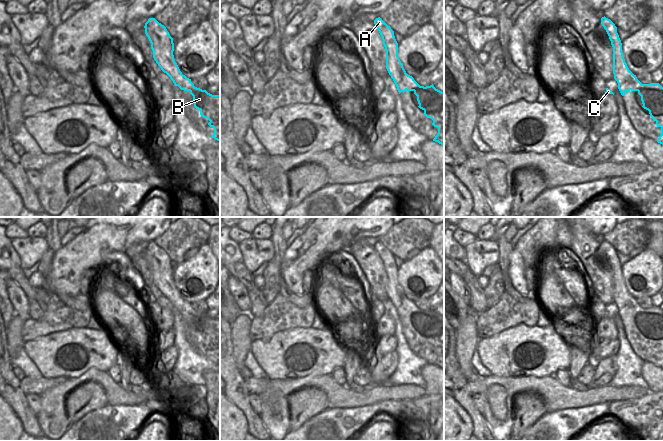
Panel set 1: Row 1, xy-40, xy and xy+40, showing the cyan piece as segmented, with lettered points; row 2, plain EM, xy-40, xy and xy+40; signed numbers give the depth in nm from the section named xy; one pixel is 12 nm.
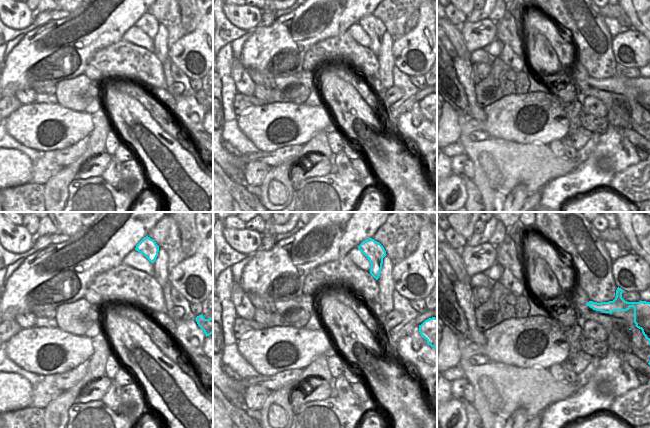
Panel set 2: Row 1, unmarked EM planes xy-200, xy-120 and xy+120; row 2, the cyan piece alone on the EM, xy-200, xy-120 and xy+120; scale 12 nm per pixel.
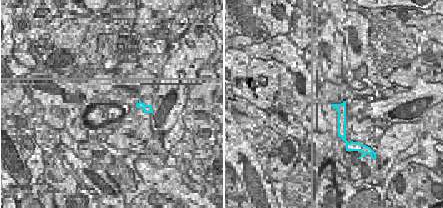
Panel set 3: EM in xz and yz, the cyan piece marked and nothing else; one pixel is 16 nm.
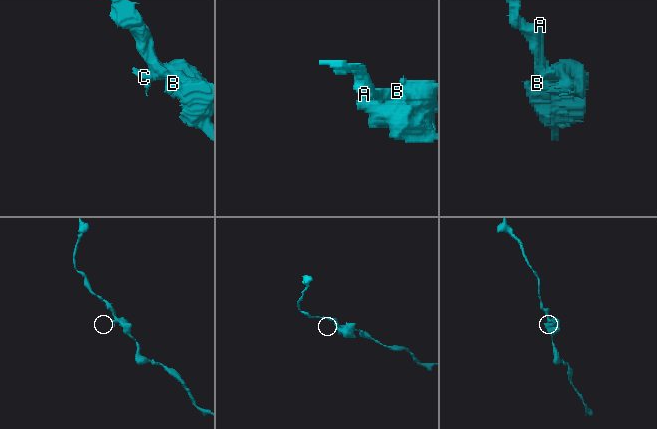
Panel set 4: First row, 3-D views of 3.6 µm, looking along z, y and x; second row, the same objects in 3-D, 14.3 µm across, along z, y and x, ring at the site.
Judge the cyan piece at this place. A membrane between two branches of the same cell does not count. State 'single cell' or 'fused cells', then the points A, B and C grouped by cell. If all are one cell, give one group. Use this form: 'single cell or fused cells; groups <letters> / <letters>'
single cell; groups A B C

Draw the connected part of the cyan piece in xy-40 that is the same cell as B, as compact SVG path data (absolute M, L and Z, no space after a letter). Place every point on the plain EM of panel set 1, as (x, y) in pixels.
M149 242L144 252L158 290L170 301L175 310L190 316L194 331L200 335L203 342L210 345L208 349L214 352L211 361L220 366L220 319L212 319L206 314L195 311L191 303L182 298L174 283L173 262L164 249L155 242Z

